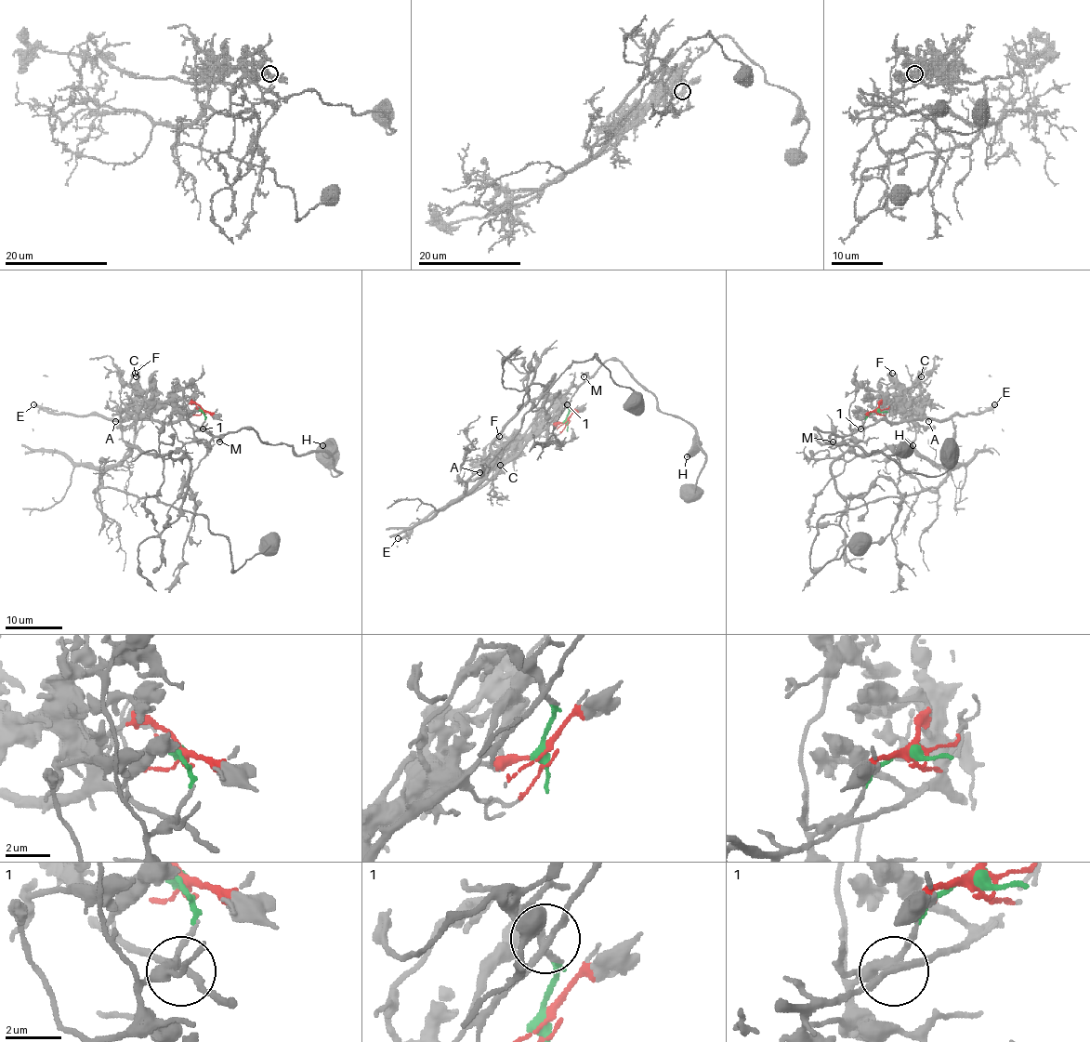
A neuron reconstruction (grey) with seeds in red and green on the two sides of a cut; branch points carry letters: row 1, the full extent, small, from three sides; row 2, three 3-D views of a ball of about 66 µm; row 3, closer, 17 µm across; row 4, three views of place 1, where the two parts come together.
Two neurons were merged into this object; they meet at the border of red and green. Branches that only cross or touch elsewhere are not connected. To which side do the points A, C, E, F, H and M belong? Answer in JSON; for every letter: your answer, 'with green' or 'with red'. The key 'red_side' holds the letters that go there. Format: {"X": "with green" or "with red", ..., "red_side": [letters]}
{"A": "with red", "C": "with red", "E": "with red", "F": "with red", "H": "with red", "M": "with red", "red_side": ["A", "C", "E", "F", "H", "M"]}

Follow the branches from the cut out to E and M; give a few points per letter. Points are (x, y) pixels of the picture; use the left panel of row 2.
E: (202, 409), (188, 403), (182, 415), (169, 422), (47, 414), (33, 405)
M: (202, 409), (194, 403), (188, 403), (182, 409), (182, 416), (209, 435), (223, 435), (218, 441)

